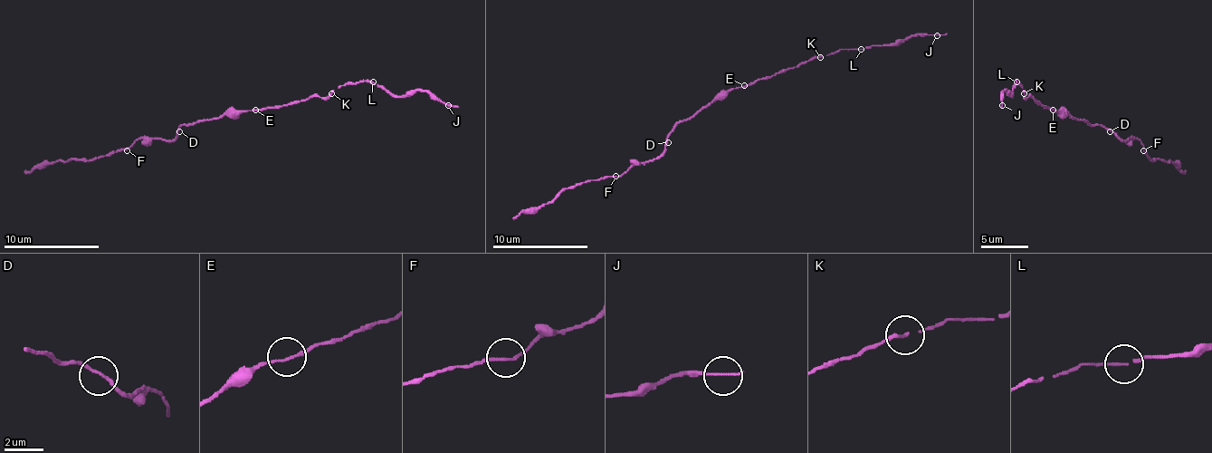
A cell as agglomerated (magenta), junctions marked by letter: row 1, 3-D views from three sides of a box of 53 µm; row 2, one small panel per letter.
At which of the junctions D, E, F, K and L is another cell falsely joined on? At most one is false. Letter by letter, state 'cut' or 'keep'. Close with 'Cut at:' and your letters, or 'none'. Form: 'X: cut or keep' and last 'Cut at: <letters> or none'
D: keep
E: keep
F: keep
K: keep
L: keep
Cut at: none

